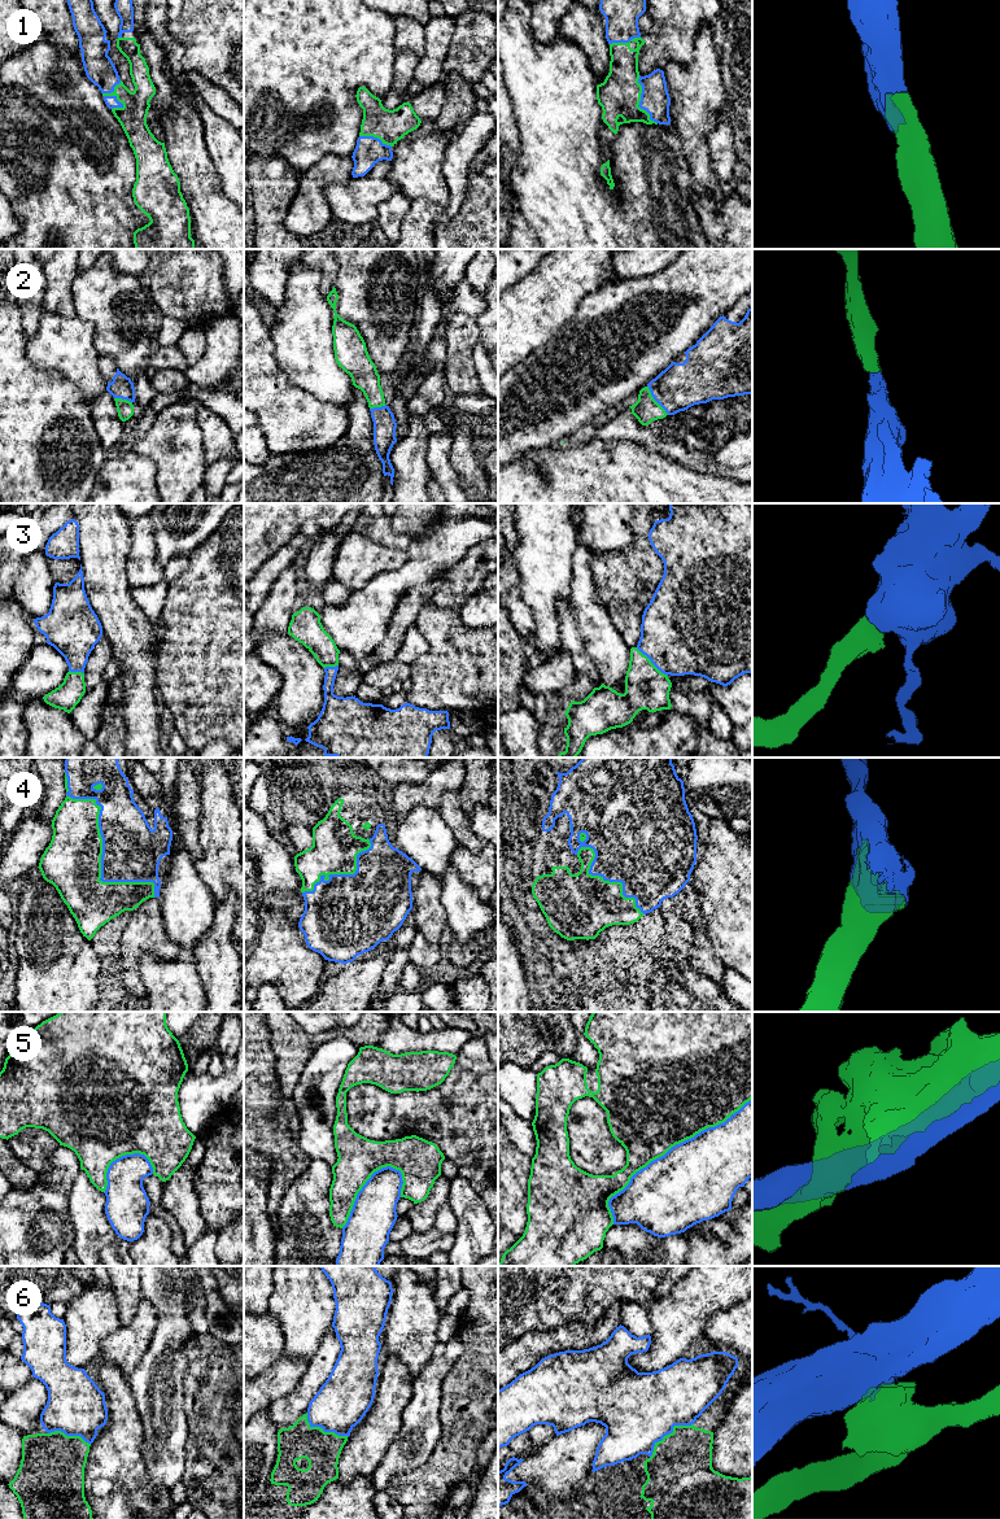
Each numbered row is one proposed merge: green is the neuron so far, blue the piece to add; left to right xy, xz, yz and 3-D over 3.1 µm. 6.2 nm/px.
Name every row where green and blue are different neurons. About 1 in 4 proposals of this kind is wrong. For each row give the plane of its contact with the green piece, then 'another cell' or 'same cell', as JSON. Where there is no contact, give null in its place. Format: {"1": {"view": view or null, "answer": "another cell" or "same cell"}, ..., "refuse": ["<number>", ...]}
{"1": {"view": "xy", "answer": "same cell"}, "2": {"view": "yz", "answer": "same cell"}, "3": {"view": "yz", "answer": "same cell"}, "4": {"view": "xy", "answer": "same cell"}, "5": {"view": "yz", "answer": "another cell"}, "6": {"view": "yz", "answer": "another cell"}, "refuse": ["5", "6"]}

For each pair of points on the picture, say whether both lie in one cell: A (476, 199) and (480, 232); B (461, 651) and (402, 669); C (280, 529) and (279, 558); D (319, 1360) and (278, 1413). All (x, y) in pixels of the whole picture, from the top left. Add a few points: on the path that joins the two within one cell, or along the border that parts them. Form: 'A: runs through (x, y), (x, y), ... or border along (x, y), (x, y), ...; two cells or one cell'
A: runs through (480, 206), (480, 225); one cell
B: border along (410, 666), (411, 679); two cells
C: border along (288, 545), (278, 549), (257, 571); two cells
D: runs through (317, 1374), (292, 1402); one cell

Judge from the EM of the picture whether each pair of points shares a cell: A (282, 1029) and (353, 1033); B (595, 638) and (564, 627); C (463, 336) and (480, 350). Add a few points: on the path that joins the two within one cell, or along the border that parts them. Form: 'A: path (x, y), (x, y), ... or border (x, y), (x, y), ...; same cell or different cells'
A: path (300, 1039), (318, 1039), (335, 1033); same cell
B: border (572, 603), (583, 649), (593, 660); different cells
C: border (477, 343), (472, 352), (476, 376); different cells

